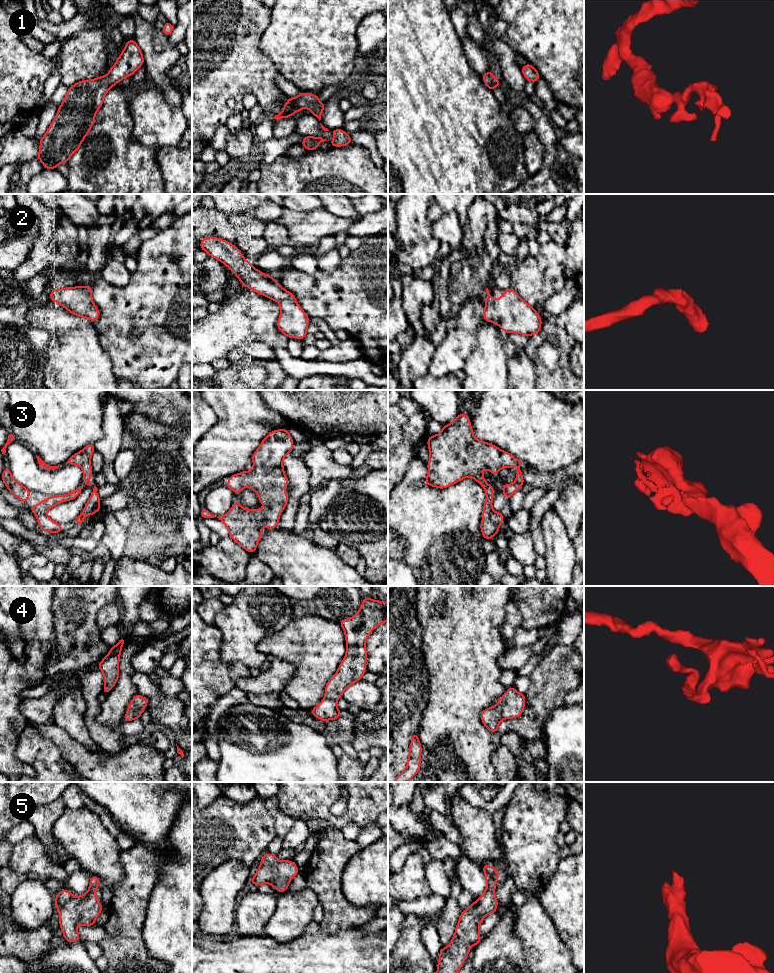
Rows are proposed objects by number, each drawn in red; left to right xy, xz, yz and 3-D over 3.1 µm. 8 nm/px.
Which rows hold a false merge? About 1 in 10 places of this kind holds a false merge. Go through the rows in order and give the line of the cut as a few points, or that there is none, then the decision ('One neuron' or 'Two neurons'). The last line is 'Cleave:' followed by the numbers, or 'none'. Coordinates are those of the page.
1: No split. One neuron
2: No split. One neuron
3: No split. One neuron
4: No split. One neuron
5: No split. One neuron
Cleave: none

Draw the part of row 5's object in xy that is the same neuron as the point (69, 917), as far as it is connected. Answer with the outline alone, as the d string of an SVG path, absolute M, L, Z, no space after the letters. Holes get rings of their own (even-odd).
M93 875L88 891L84 895L76 897L64 889L55 896L55 906L59 911L60 929L66 941L70 943L80 941L78 925L95 925L96 918L104 909L95 894L98 887L99 877Z

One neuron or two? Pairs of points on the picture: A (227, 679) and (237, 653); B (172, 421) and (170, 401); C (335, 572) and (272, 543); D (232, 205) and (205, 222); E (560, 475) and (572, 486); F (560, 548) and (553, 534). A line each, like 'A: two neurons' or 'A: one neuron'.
A: two neurons
B: two neurons
C: one neuron
D: two neurons
E: two neurons
F: one neuron

